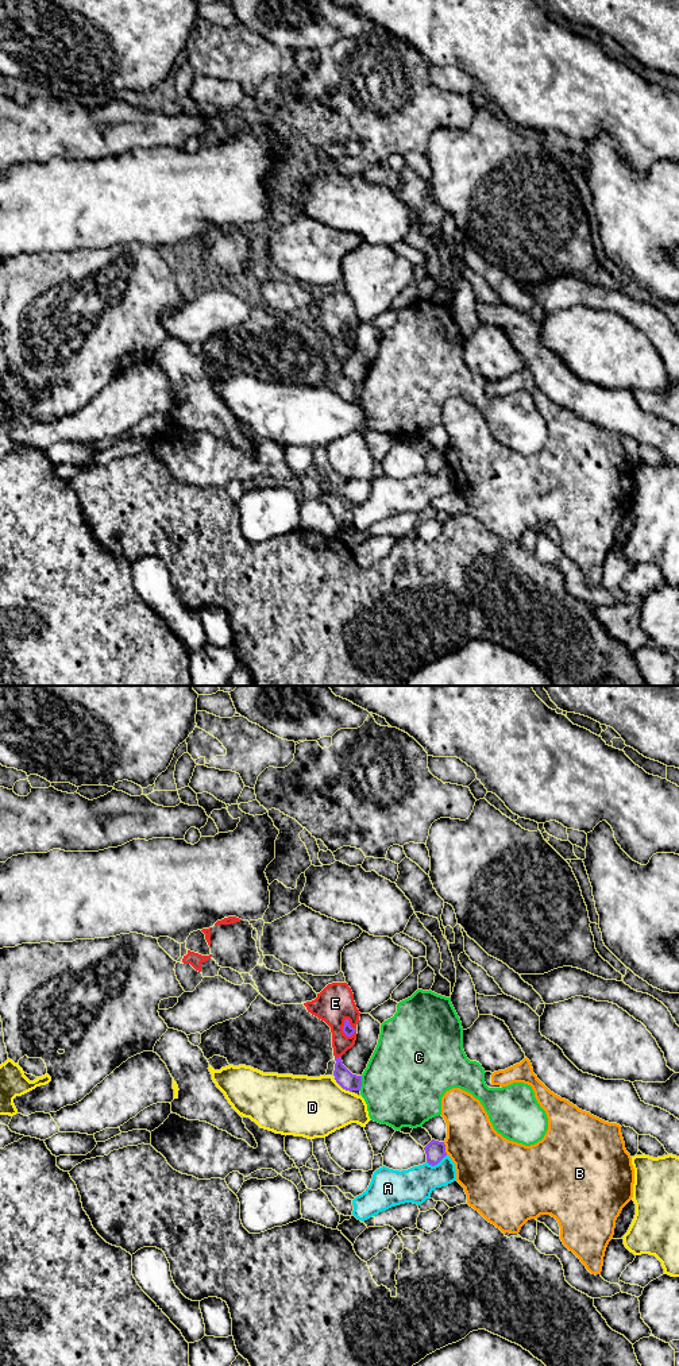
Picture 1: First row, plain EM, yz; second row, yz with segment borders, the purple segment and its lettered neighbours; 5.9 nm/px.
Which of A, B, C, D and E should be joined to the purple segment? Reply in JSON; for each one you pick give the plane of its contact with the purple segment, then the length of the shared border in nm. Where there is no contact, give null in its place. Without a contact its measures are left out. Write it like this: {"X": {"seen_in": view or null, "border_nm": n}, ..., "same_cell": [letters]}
{"same_cell": []}

